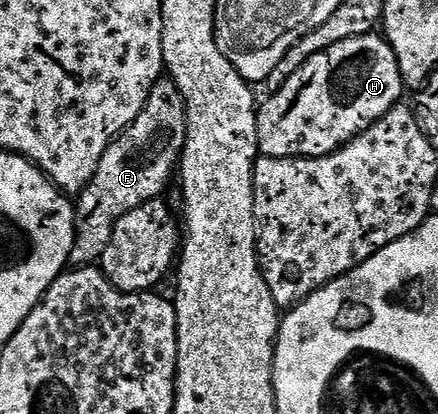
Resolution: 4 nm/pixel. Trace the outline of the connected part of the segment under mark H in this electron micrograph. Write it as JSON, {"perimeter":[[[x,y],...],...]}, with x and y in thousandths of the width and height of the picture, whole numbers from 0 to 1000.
{"perimeter":[[[868,80],[831,82],[829,87],[801,87],[801,97],[774,97],[774,106],[756,106],[737,126],[710,135],[680,164],[637,215],[612,229],[607,246],[594,249],[587,271],[587,360],[610,382],[742,382],[749,372],[763,372],[767,362],[792,350],[804,333],[815,333],[838,309],[847,309],[868,285],[879,285],[884,271],[918,244],[916,227],[927,225],[925,205],[911,174],[911,145],[902,140],[902,126],[893,106]]]}

